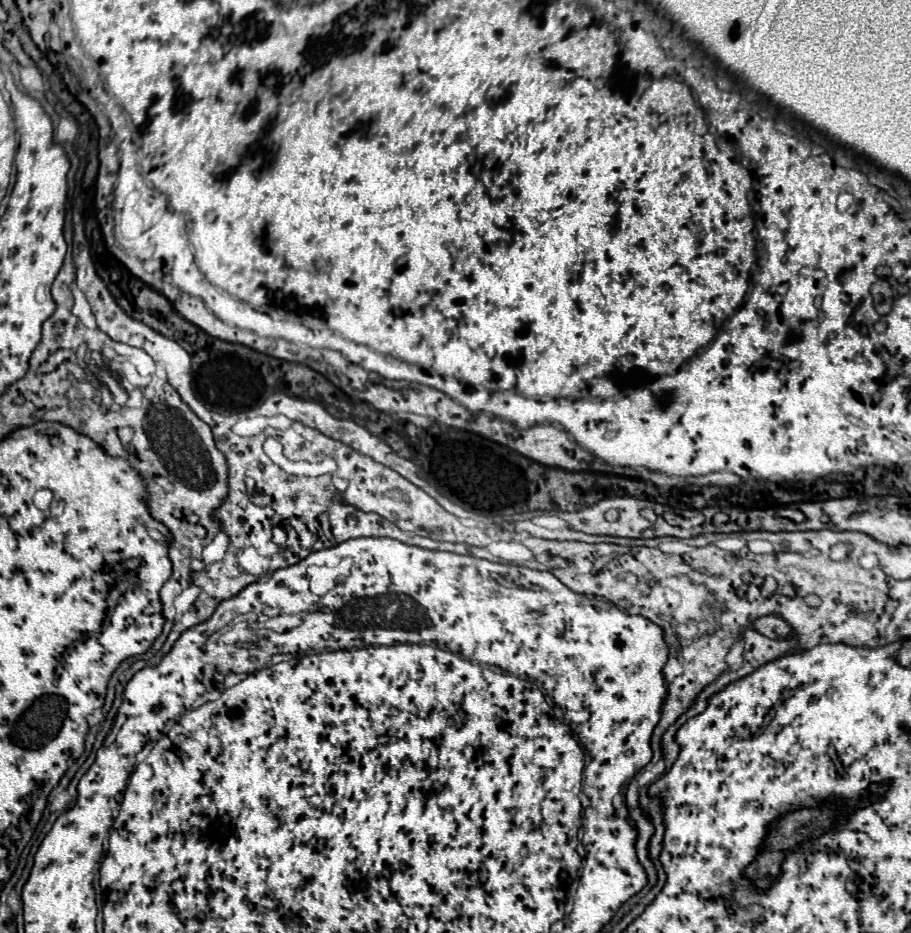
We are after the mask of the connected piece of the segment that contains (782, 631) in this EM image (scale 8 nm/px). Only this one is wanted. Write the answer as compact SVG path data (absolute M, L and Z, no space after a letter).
M766 615L766 617L758 617L752 621L750 625L752 629L756 629L758 633L772 637L772 639L780 639L780 637L792 637L792 629L788 627L788 623L784 623L780 617L776 615Z

